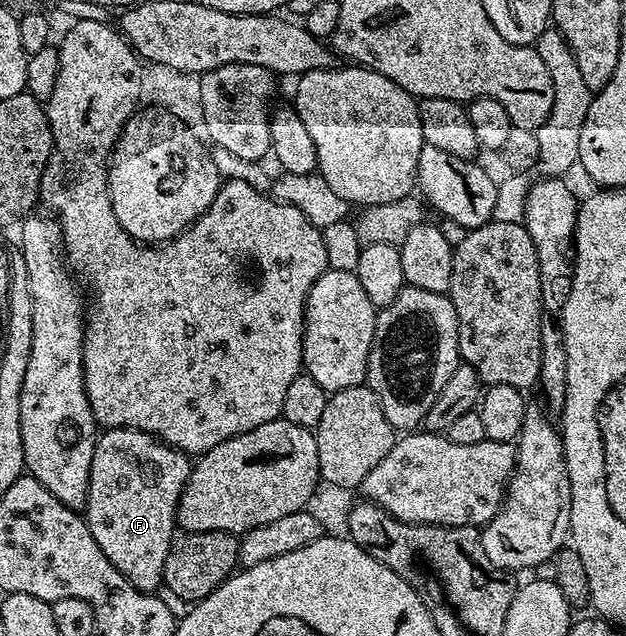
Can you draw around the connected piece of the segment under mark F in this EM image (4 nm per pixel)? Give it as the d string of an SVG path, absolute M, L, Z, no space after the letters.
M107 428L106 431L98 437L95 446L95 461L91 467L91 491L89 493L90 499L95 500L95 504L99 507L99 516L103 520L90 521L91 531L94 532L95 537L99 539L100 544L103 545L104 552L114 560L117 567L127 575L128 580L135 585L136 588L144 590L155 590L159 583L162 582L163 576L165 580L165 573L169 568L169 561L173 551L173 535L171 531L177 528L177 513L179 511L179 500L183 494L183 489L187 487L193 469L192 461L188 453L182 452L177 448L172 448L170 444L164 443L162 440L156 438L150 432L142 432L139 428Z

